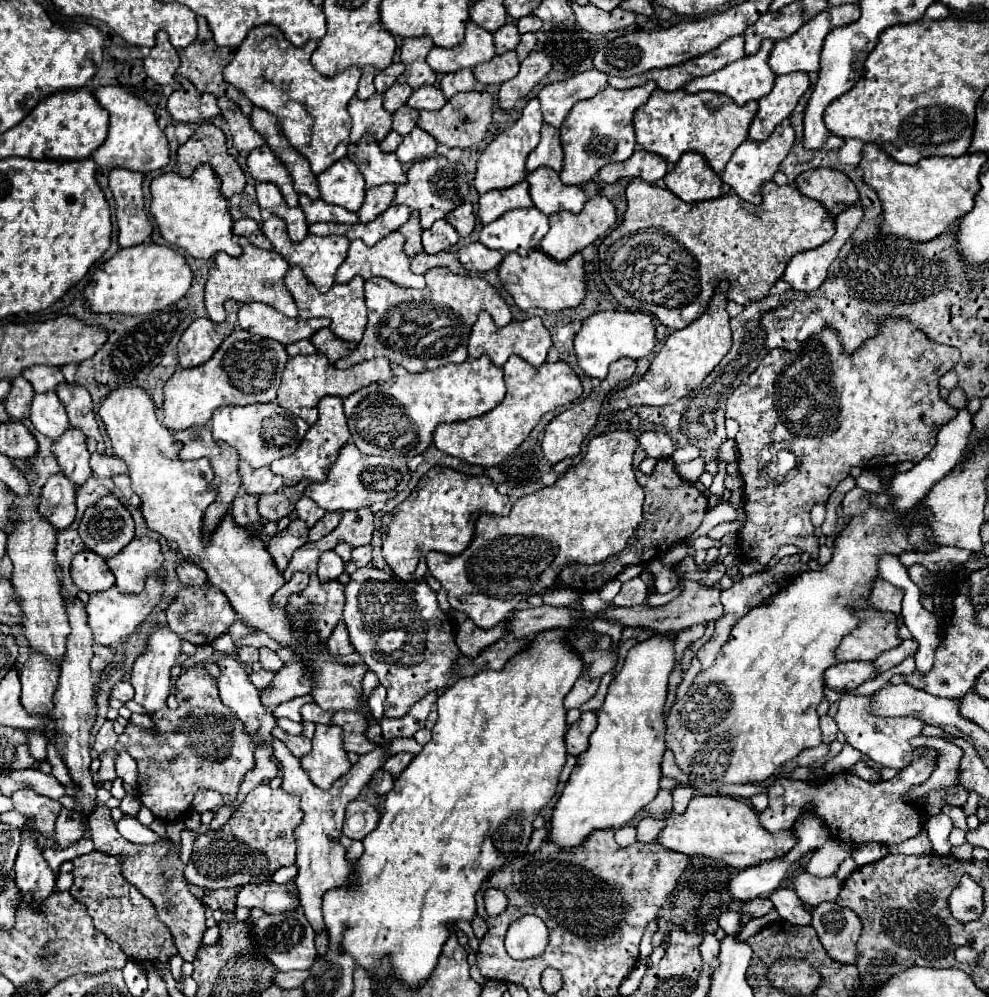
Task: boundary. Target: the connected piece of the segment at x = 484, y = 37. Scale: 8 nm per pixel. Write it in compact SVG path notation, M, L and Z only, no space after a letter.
M468 20L464 42L454 48L434 46L428 52L428 64L434 72L446 74L446 72L458 72L462 68L474 68L476 64L488 62L494 56L496 52L492 34L474 24L472 20Z

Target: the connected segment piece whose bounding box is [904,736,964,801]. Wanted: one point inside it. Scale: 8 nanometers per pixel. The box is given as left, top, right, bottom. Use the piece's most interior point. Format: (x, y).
(946, 773)

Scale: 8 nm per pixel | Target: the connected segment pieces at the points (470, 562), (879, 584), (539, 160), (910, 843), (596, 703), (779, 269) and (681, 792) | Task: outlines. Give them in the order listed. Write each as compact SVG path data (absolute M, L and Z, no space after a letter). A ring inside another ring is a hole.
M630 430L600 434L590 440L582 462L562 474L552 486L520 498L508 516L480 516L472 544L458 556L430 552L426 556L428 570L448 592L452 610L464 612L480 628L490 628L502 622L516 606L532 594L550 588L564 566L568 564L598 564L612 554L618 554L628 538L642 522L644 490L636 482L632 456L638 450L638 438Z
M876 580L874 590L872 590L872 596L870 596L870 604L872 604L876 610L900 614L902 596L904 596L904 592L902 592L900 588L892 586L892 584L886 582L886 580Z
M550 124L542 126L542 140L536 146L536 150L530 152L528 162L526 162L528 172L532 172L532 170L536 170L540 166L548 166L548 168L552 168L556 172L562 170L564 152L562 152L562 146L558 144L558 138L560 138L558 128L550 126Z
M922 830L918 836L902 842L902 844L888 846L888 850L890 850L890 854L903 855L923 855L930 852L930 842L928 842L928 836L926 836L926 830Z
M613 670L605 674L601 678L600 686L592 699L583 704L579 709L581 712L598 711L604 702L605 696L608 692L608 687L613 679Z
M642 178L632 180L626 188L628 210L624 214L624 220L602 240L598 248L602 280L626 310L656 316L660 322L666 322L666 326L674 330L686 328L706 312L714 288L724 278L730 280L728 298L736 304L748 304L766 298L770 288L782 278L790 258L798 252L812 250L828 242L834 236L836 222L822 202L802 196L796 186L778 186L776 182L766 182L762 196L764 200L760 206L748 204L736 194L688 204L674 196L668 188L660 188L656 184L652 186ZM740 274L744 274L744 286L738 282Z
M680 786L674 788L674 812L682 814L686 804L690 802L690 798L692 798L692 790L690 788L680 788Z

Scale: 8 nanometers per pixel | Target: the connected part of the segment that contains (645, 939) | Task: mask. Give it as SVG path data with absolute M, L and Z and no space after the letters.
M655 919L649 923L642 937L640 943L640 954L638 958L639 960L647 959L652 953L653 946L651 945L651 939L653 934L657 931L657 929L658 929L658 924L657 924L657 920Z

